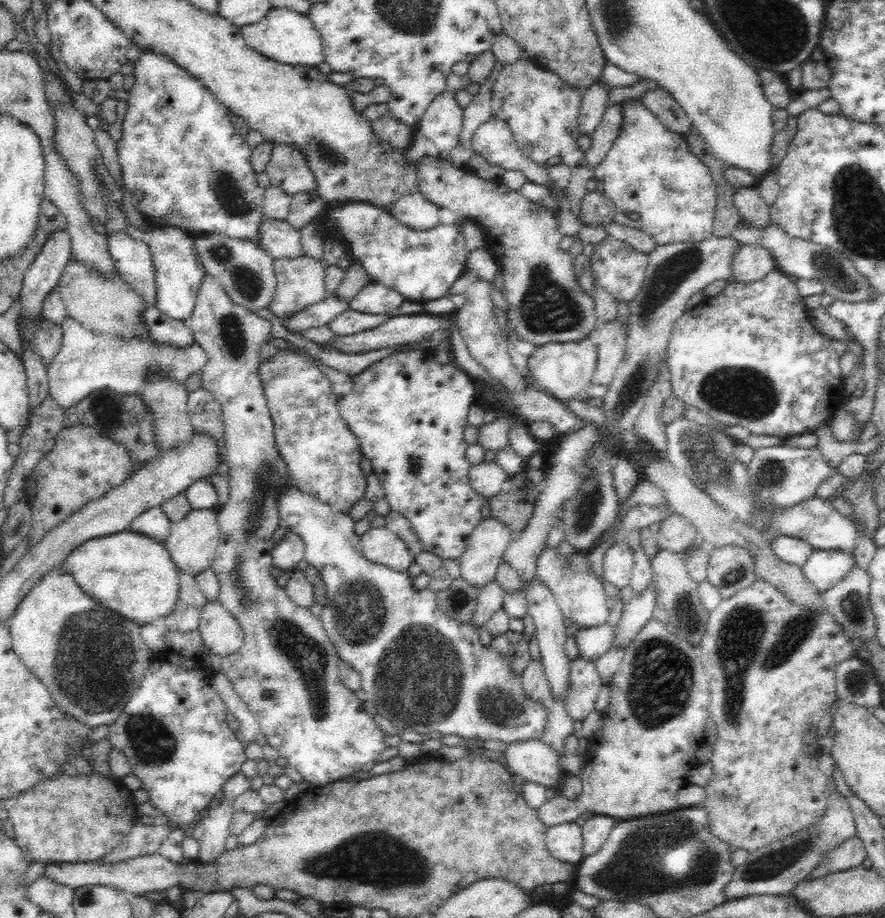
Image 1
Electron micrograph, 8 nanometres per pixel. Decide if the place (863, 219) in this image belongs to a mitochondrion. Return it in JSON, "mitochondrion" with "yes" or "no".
{"mitochondrion":"yes"}

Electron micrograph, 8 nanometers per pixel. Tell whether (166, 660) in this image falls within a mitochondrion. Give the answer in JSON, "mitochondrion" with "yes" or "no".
{"mitochondrion":"no"}

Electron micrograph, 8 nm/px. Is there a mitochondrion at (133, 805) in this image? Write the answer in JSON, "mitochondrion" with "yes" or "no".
{"mitochondrion":"no"}

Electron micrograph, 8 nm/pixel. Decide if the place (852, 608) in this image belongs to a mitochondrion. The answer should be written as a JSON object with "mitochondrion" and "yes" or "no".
{"mitochondrion":"yes"}

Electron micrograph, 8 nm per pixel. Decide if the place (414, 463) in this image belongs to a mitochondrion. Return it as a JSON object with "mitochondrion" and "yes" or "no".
{"mitochondrion":"yes"}

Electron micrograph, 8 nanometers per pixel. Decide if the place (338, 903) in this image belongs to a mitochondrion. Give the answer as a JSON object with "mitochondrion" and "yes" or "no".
{"mitochondrion":"yes"}

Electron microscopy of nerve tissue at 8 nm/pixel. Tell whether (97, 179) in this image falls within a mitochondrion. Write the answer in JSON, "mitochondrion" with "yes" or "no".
{"mitochondrion":"yes"}

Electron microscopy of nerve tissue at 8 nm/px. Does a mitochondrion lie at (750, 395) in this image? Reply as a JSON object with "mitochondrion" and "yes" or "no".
{"mitochondrion":"yes"}

